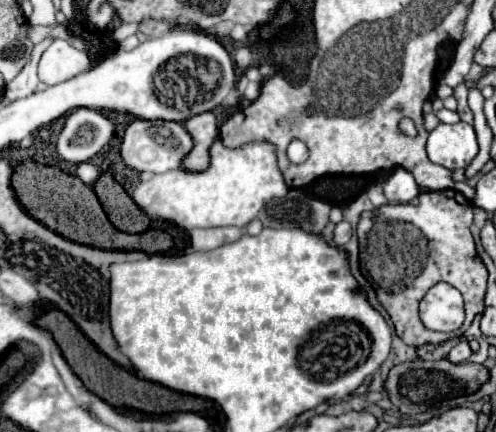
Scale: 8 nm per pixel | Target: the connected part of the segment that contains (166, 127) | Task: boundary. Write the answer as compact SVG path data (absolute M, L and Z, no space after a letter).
M135 118L125 130L125 136L121 142L121 158L133 170L139 170L139 172L147 170L147 172L161 174L161 172L179 168L183 158L191 152L191 148L193 148L193 138L189 136L189 132L181 122Z

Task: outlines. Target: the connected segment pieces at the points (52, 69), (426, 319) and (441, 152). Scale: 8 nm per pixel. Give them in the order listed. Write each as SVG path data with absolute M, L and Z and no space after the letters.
M57 38L39 60L39 80L47 86L53 86L89 68L91 60L85 52L73 48L67 40Z
M435 284L419 304L421 320L427 328L439 332L455 332L463 324L463 298L451 286Z
M439 124L427 138L427 156L431 162L449 170L465 168L479 152L477 136L471 124Z

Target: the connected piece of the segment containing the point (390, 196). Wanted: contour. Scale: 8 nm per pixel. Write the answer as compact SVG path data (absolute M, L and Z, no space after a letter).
M395 170L385 180L385 184L383 184L385 196L389 202L411 202L419 194L419 186L411 178L409 172L405 172L405 174L397 174L397 172L405 172L405 170Z

